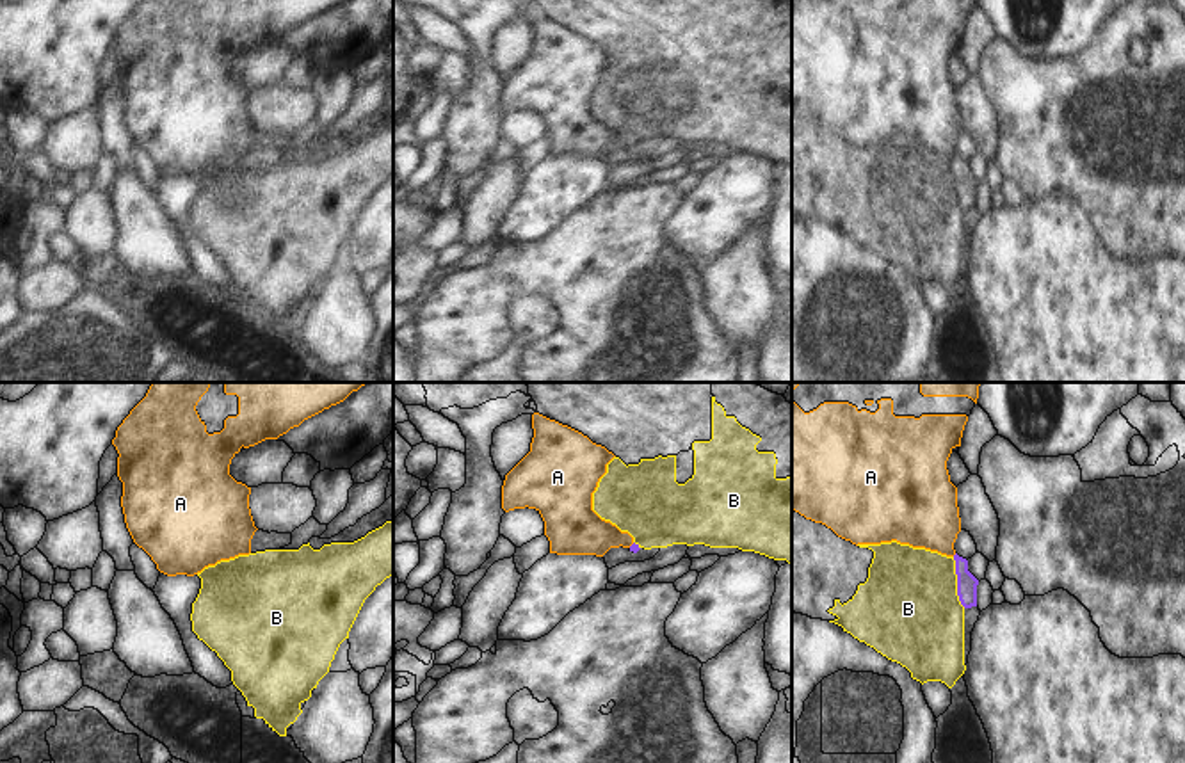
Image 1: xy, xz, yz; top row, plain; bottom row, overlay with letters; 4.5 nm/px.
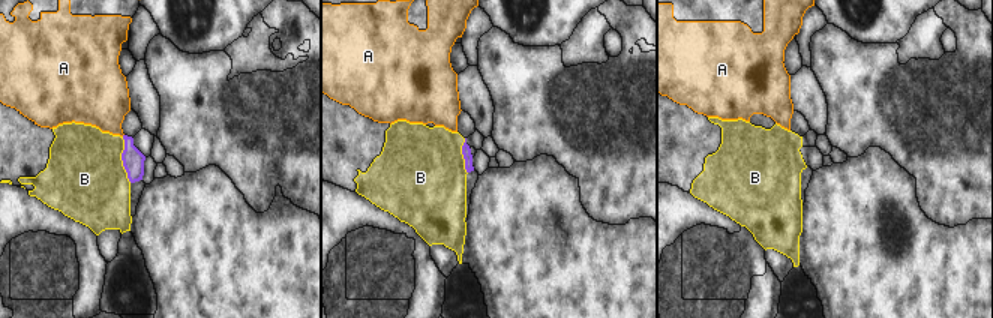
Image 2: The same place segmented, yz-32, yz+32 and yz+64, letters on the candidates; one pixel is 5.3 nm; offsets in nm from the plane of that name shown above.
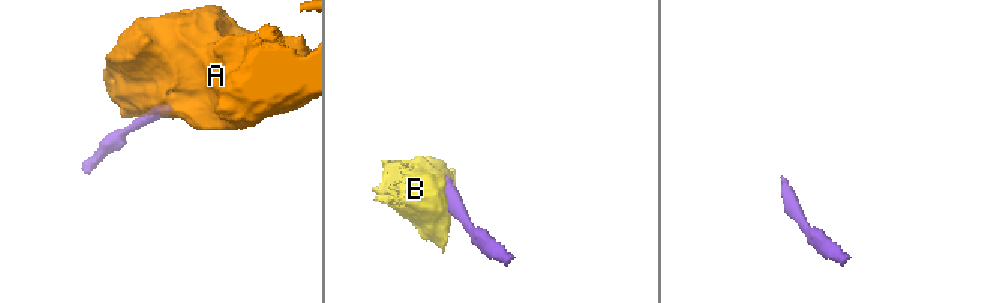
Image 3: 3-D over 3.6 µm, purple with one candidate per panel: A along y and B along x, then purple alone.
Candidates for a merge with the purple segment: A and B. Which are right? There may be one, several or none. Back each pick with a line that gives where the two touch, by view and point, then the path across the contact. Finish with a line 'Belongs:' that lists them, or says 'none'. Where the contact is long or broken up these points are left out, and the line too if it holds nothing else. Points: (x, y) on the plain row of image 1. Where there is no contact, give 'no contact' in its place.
Belongs: none

